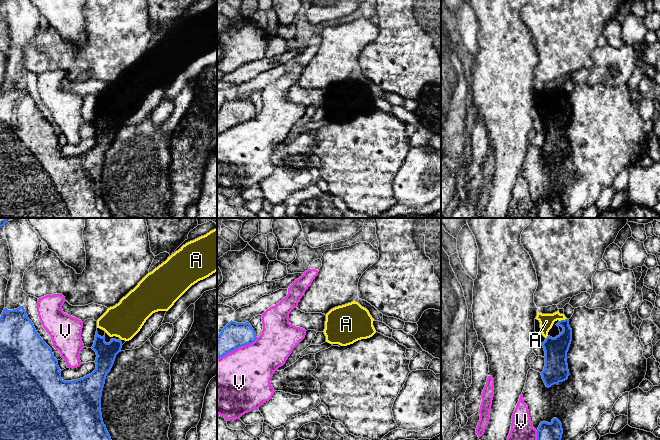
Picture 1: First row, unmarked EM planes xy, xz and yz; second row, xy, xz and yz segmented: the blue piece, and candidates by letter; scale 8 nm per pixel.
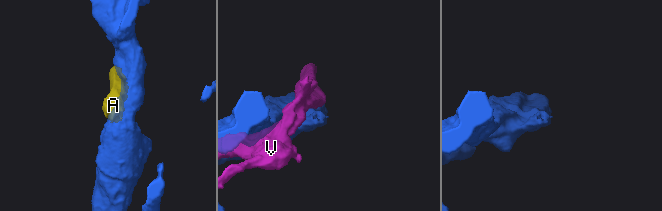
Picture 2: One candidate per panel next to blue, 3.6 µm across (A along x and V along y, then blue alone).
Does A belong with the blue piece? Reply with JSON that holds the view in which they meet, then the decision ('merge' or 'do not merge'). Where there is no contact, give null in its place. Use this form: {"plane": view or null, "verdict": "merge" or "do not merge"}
{"plane": "yz", "verdict": "merge"}

